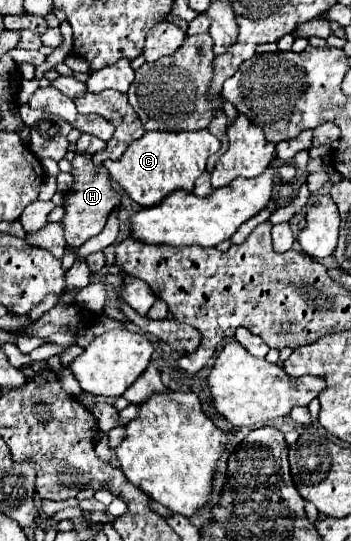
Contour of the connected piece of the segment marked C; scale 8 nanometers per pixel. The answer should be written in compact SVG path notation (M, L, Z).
M146 131L136 143L132 143L126 153L116 159L116 161L104 161L104 167L108 169L110 177L114 181L118 181L118 185L130 195L130 199L134 199L138 205L142 207L154 207L158 205L164 197L168 197L170 193L184 189L184 191L192 191L194 181L204 173L206 169L206 159L216 153L220 149L220 141L208 131Z

